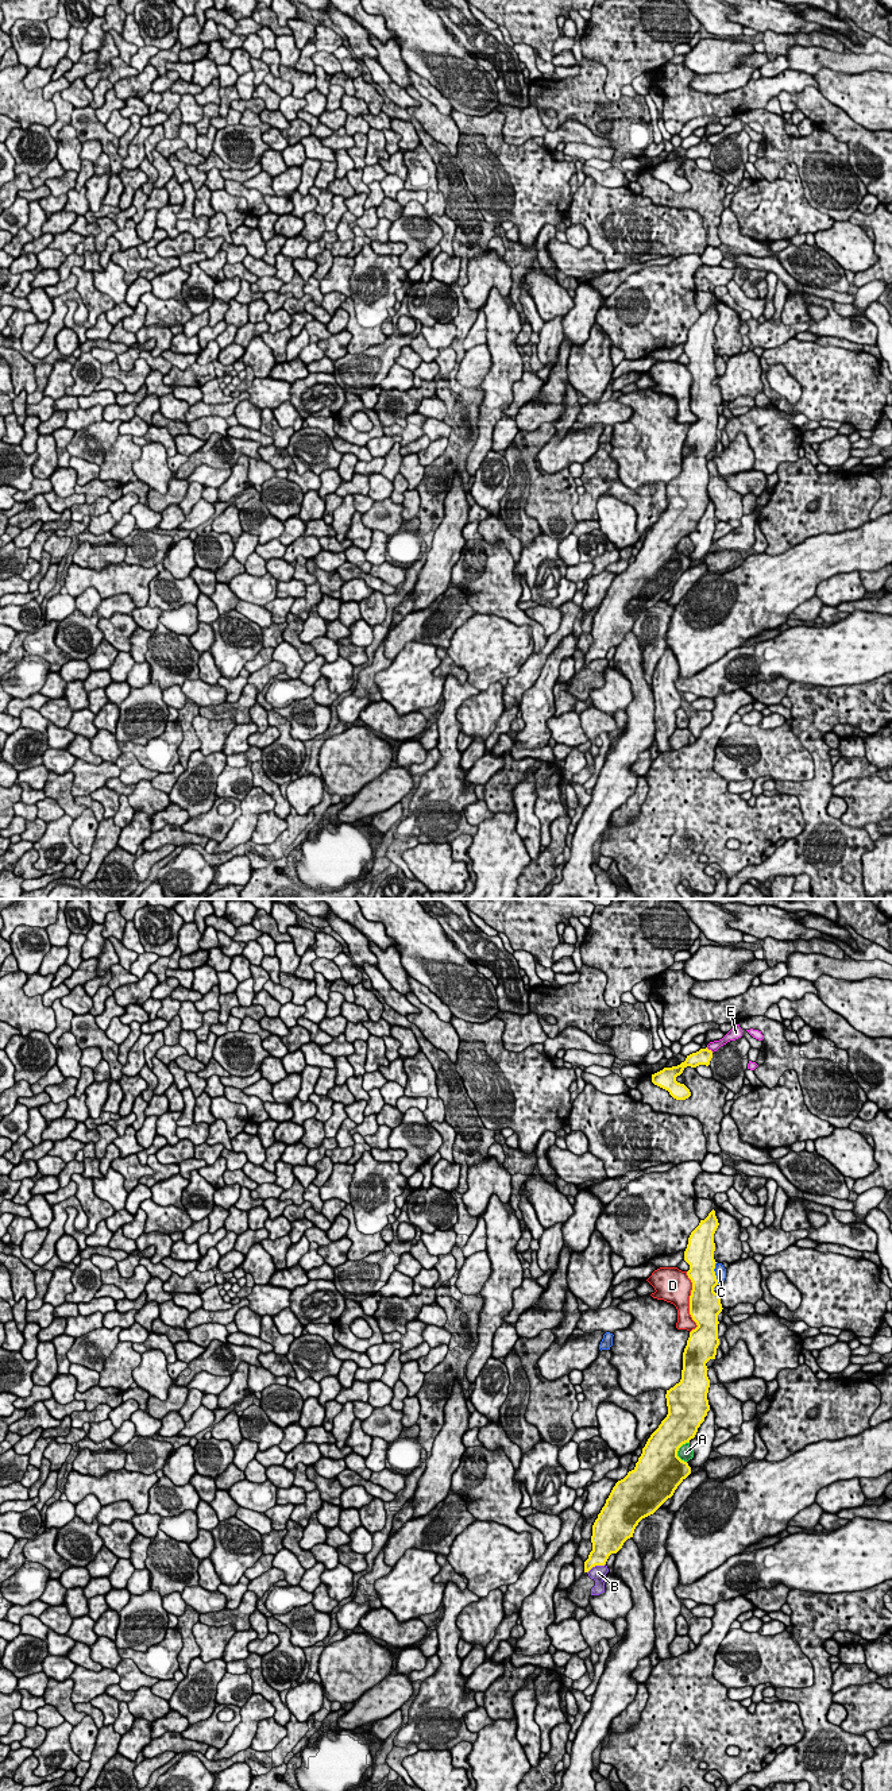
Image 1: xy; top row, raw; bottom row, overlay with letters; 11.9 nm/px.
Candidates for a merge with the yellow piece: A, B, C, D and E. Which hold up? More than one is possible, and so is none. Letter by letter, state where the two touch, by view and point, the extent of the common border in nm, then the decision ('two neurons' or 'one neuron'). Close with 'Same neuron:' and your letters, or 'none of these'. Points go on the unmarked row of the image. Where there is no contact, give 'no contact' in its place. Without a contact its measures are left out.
A: contact xy (678, 543); length 260 nm; two neurons
B: contact xy (595, 657); length 260 nm; two neurons
C: contact xy (714, 366); length 280 nm; two neurons
D: contact xy (690, 396); length 750 nm; two neurons
E: contact xy (710, 143); length 110 nm; two neurons
Same neuron: none of these

